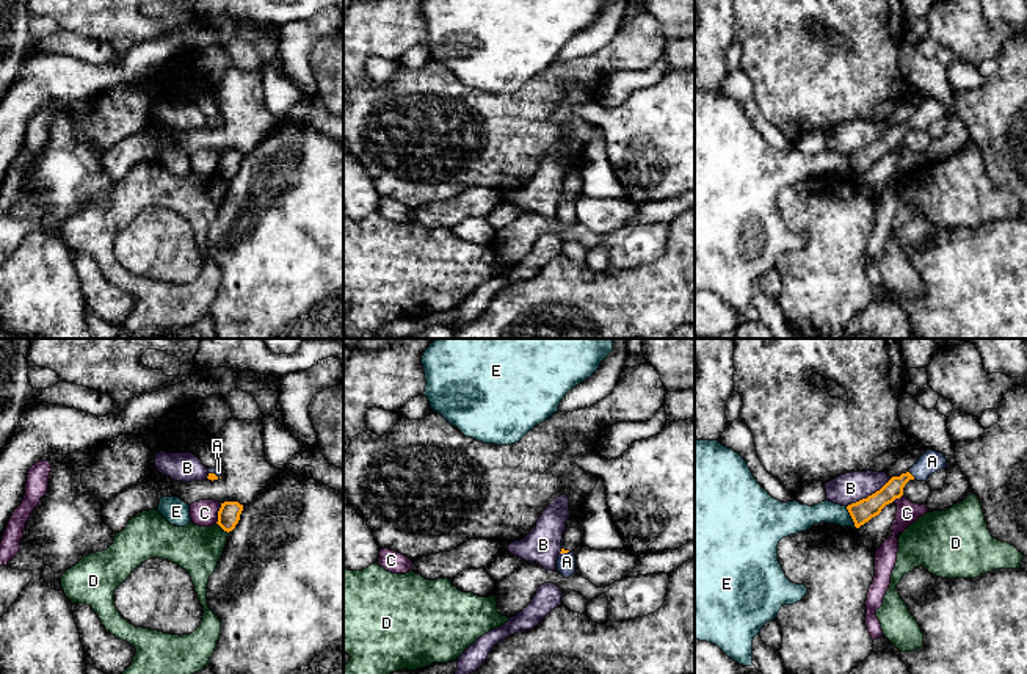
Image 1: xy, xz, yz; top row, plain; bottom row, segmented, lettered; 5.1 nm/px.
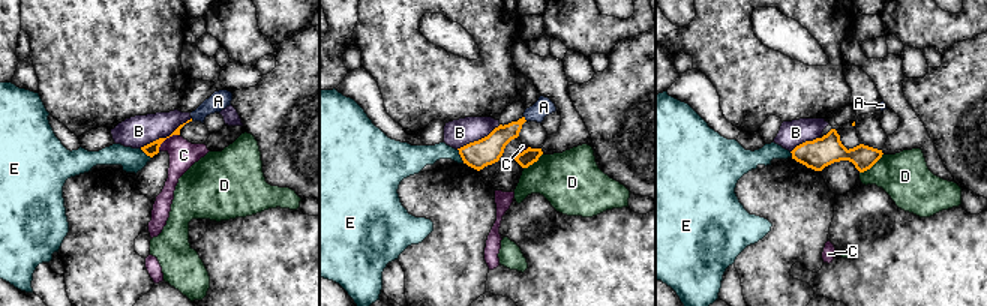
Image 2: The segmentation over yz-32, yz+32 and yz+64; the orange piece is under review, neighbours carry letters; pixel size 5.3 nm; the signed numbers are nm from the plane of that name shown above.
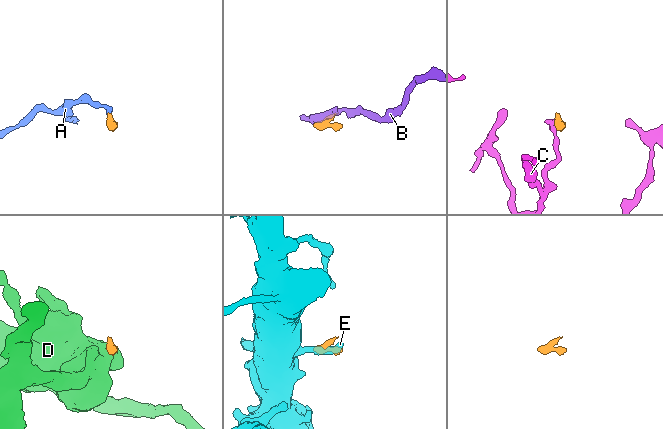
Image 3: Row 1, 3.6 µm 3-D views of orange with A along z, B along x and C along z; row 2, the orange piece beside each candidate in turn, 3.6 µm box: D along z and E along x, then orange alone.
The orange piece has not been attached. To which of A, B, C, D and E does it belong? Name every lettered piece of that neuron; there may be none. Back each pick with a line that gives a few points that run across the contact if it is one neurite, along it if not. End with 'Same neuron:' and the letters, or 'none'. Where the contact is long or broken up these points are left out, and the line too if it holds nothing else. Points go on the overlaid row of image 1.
A: line yz (892, 489), (911, 475), (932, 461)
Same neuron: A

